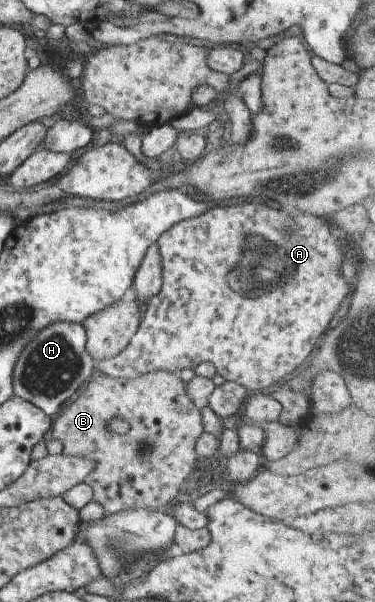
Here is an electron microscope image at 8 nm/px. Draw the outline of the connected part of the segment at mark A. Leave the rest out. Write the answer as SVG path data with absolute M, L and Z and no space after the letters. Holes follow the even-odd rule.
M257 200L237 201L237 205L212 205L205 211L205 229L201 229L201 214L178 221L165 230L156 241L160 258L161 281L158 292L148 301L141 311L135 335L131 336L129 343L115 357L93 363L94 373L103 373L106 376L128 380L154 371L171 372L179 374L183 369L194 368L198 363L213 363L216 373L224 380L242 385L249 393L259 393L261 389L273 385L277 379L291 373L297 365L301 365L311 349L318 343L323 329L329 325L333 313L337 311L345 295L351 292L352 286L339 276L339 267L345 249L342 249L341 235L326 221L326 217L298 214L286 209L269 209L269 203L258 203ZM196 237L205 237L205 247L194 244Z

